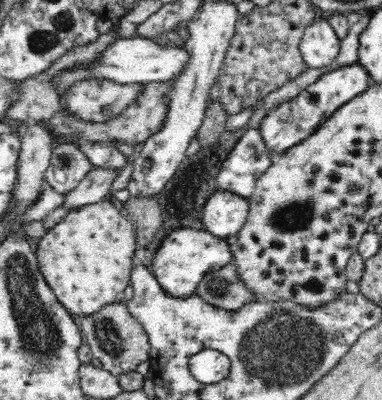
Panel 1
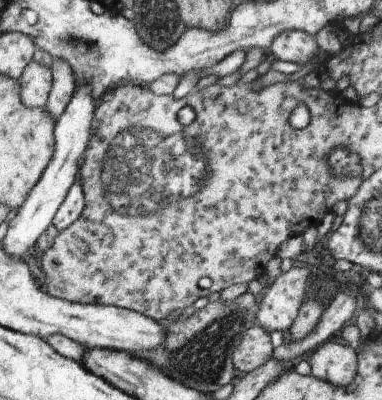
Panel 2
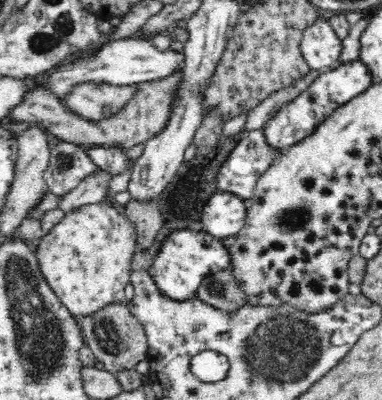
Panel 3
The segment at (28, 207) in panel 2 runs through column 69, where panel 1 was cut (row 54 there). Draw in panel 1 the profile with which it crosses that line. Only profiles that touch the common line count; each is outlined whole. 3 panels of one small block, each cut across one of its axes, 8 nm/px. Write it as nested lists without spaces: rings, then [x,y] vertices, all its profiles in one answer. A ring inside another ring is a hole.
[[[122,38],[118,42],[114,42],[102,56],[102,60],[92,66],[90,70],[74,70],[74,72],[66,72],[58,78],[58,94],[64,96],[66,90],[70,90],[70,86],[76,82],[76,80],[82,80],[82,78],[92,78],[92,76],[104,76],[108,80],[114,80],[114,82],[122,82],[122,84],[128,84],[128,82],[166,82],[166,80],[172,80],[176,76],[182,76],[188,62],[190,62],[192,54],[188,52],[186,44],[176,44],[176,46],[160,46],[156,44],[154,40],[150,38]]]

